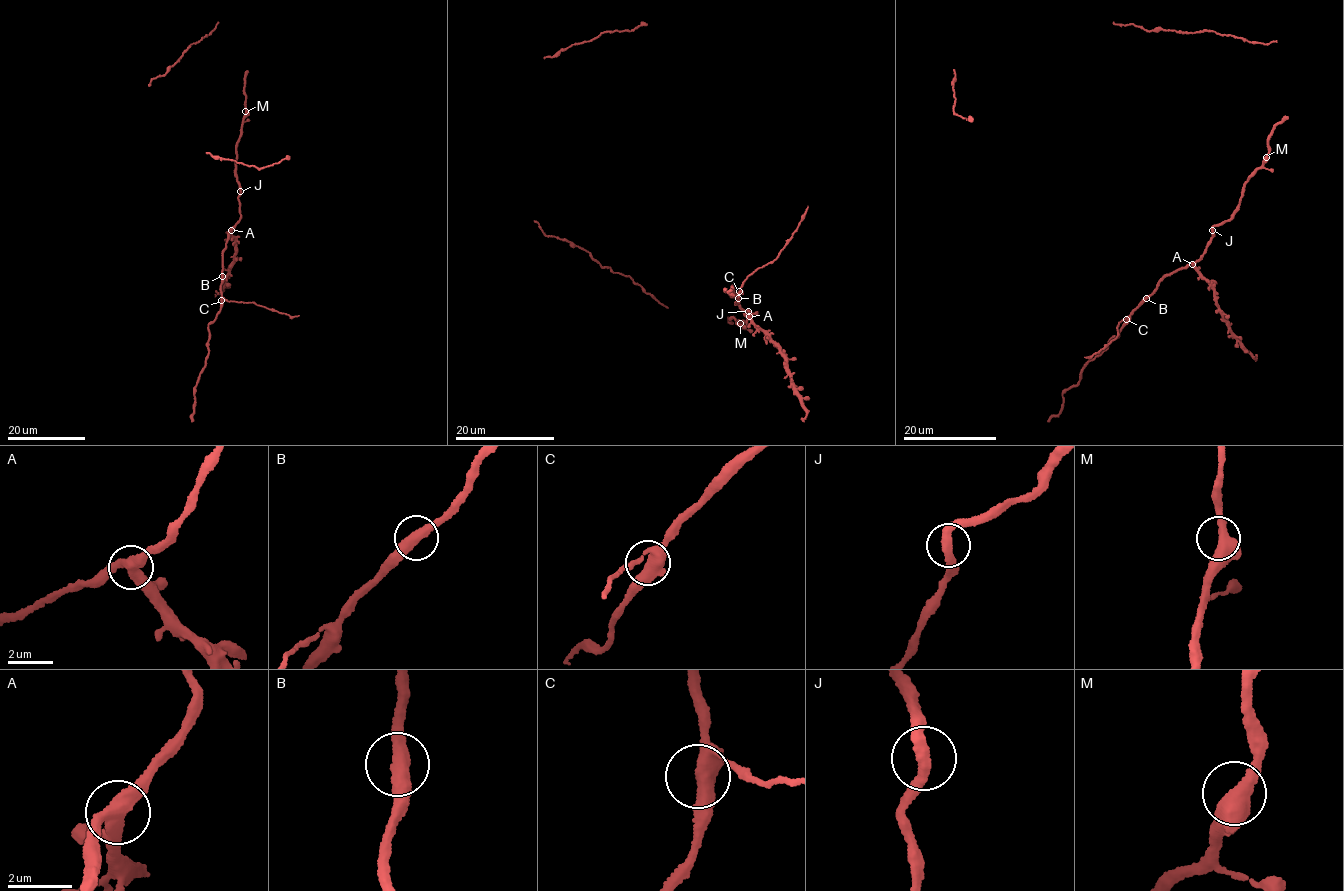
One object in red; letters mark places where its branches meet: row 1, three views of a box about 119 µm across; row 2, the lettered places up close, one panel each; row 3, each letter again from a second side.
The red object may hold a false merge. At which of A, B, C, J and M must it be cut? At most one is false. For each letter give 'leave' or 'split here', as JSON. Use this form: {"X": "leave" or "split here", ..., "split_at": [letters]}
{"A": "split here", "B": "leave", "C": "leave", "J": "leave", "M": "leave", "split_at": ["A"]}

